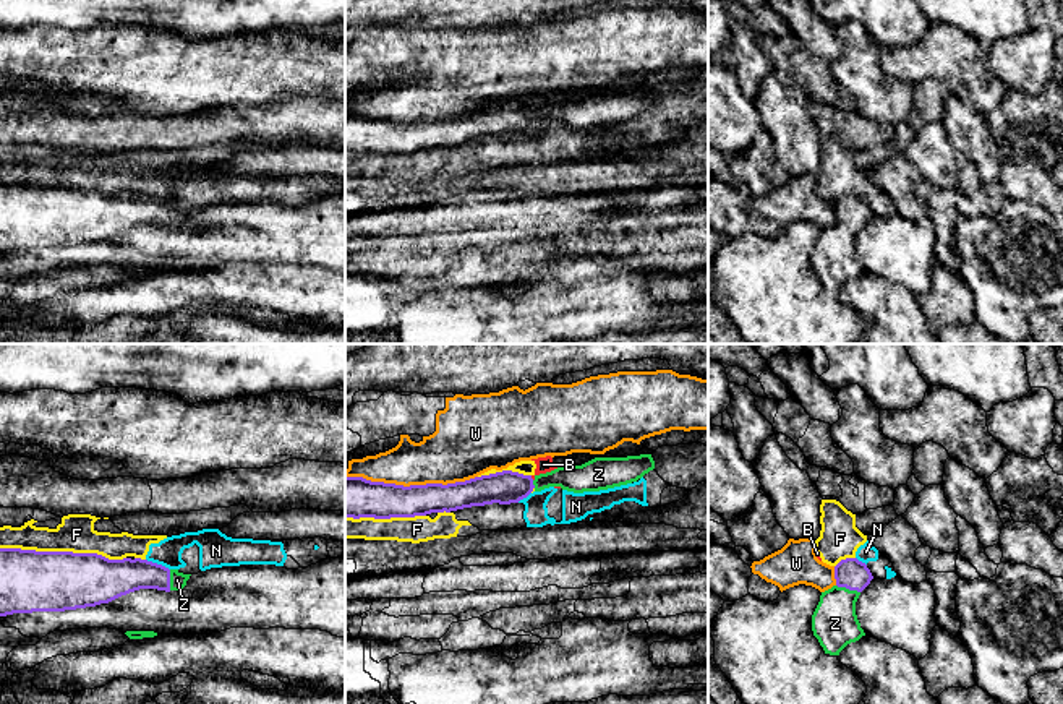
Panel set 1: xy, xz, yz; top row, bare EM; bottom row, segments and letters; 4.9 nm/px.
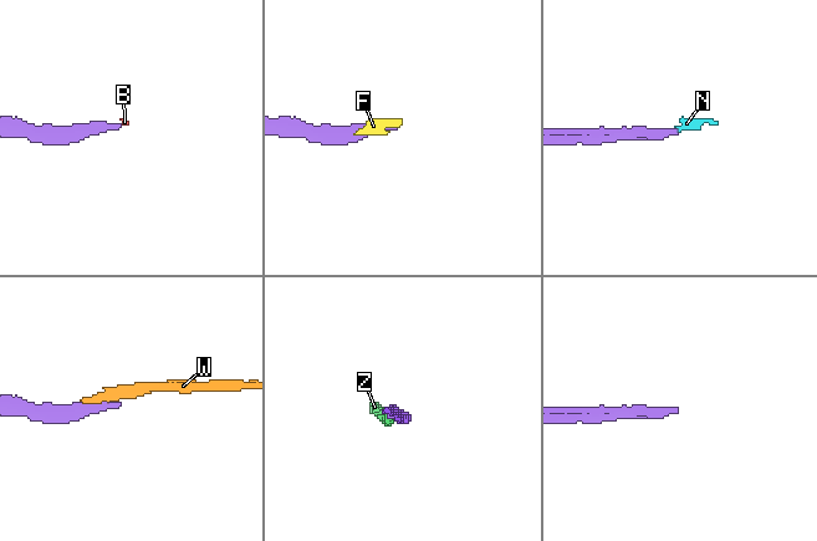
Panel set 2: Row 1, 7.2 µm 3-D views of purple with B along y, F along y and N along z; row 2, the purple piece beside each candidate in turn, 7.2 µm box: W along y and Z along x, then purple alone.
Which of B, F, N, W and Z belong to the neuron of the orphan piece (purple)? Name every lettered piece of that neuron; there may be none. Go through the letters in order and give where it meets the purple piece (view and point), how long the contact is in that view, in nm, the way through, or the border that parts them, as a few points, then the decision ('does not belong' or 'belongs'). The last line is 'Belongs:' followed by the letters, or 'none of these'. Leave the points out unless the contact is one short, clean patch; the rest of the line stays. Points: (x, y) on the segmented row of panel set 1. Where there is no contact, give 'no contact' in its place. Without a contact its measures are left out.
B: meets purple in xz at (530, 477); contact 30 nm long; border along xz (530, 476), (533, 479); does not belong
F: meets purple in xy at (64, 552); contact 650 nm long; does not belong
N: meets purple in xy at (156, 563); contact 130 nm long; border along xy (146, 558), (169, 570); does not belong
W: meets purple in xz at (412, 485); contact 650 nm long; does not belong
Z: meets purple in yz at (848, 588); contact 130 nm long; belongs
Belongs: Z

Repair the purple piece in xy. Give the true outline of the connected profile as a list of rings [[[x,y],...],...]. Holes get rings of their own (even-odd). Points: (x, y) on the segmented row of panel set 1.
[[[0,548],[0,616],[96,607],[139,589],[180,590],[190,576],[141,558]]]

